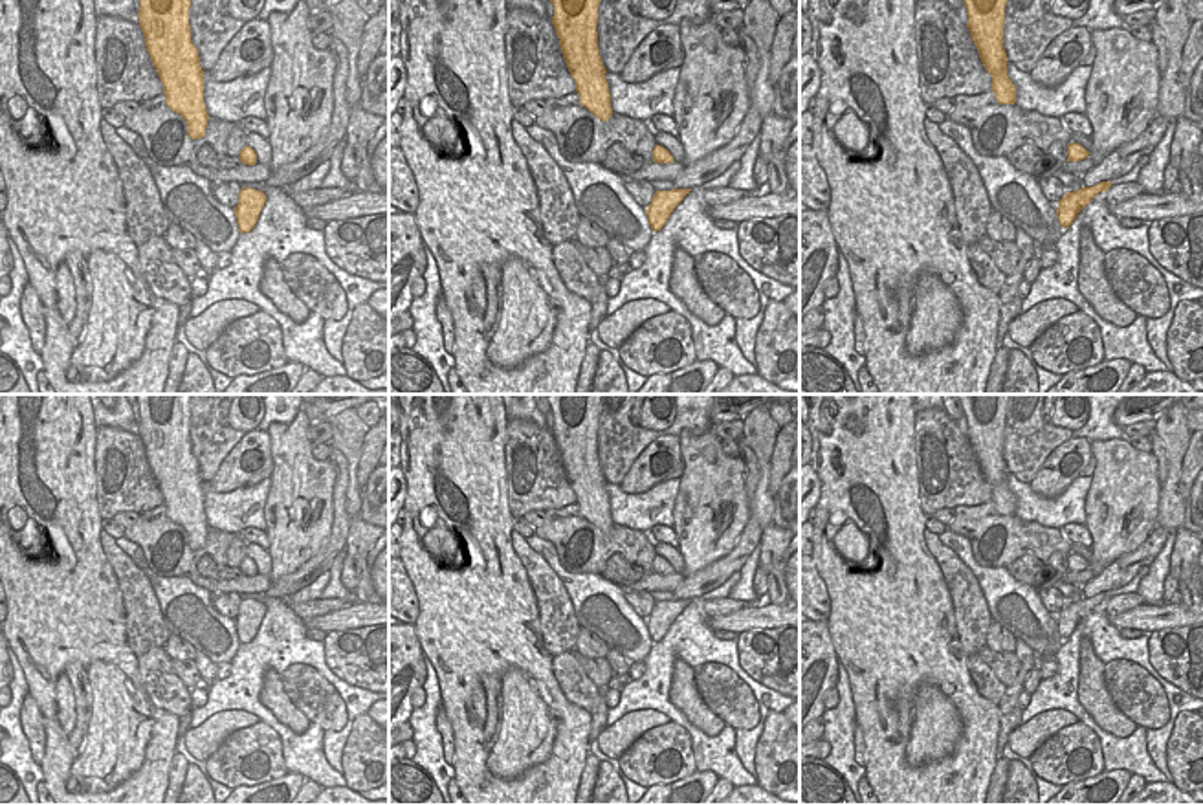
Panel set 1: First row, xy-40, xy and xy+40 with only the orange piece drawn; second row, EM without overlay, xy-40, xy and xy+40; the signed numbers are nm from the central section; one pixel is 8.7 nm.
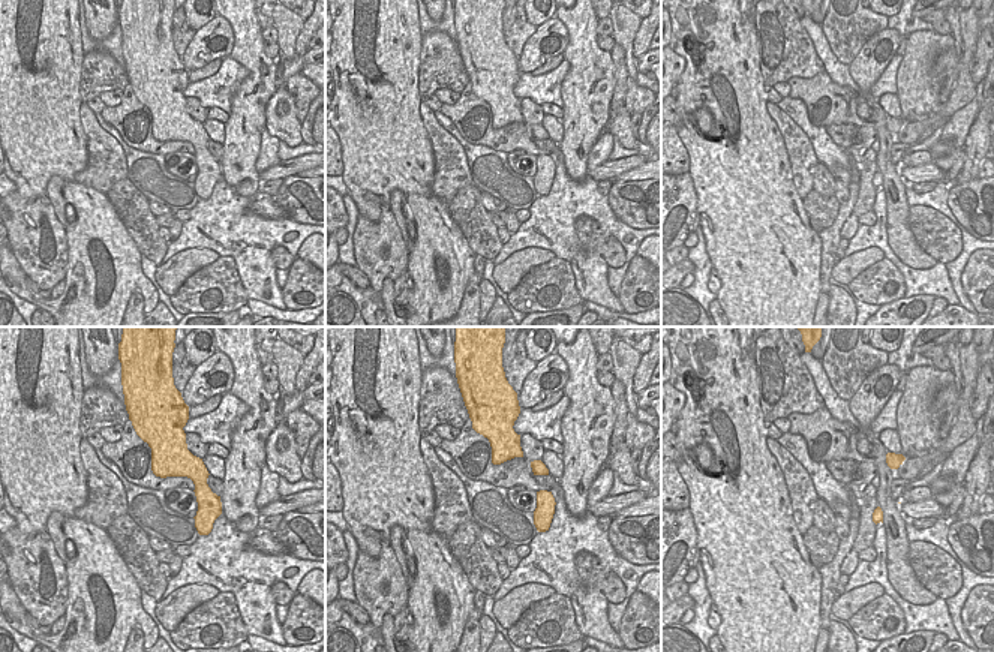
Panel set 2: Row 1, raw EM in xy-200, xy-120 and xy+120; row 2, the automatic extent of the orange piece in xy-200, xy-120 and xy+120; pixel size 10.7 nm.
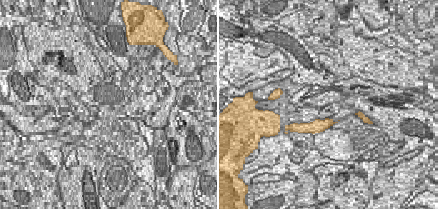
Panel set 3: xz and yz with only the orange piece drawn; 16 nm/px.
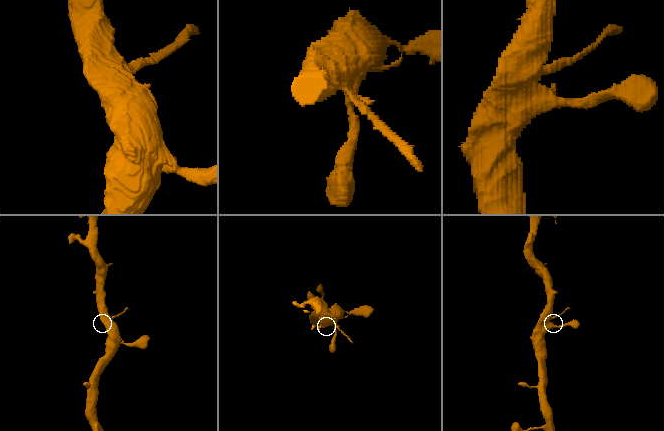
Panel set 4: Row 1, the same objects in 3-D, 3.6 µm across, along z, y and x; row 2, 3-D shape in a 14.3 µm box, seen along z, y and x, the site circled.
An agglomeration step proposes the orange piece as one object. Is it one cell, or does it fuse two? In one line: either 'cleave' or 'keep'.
keep

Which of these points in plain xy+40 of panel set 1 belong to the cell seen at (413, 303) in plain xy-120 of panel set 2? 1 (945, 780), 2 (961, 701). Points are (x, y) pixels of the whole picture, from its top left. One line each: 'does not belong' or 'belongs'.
1: does not belong
2: does not belong

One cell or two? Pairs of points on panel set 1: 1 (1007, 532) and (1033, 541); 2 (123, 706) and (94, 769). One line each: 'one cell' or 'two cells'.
1: one cell
2: one cell

